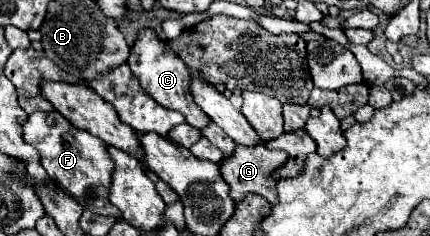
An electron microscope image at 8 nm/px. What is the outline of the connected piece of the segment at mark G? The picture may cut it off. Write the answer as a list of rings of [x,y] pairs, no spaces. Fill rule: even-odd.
[[[236,144],[234,156],[224,156],[224,160],[218,166],[220,166],[222,178],[230,186],[230,196],[234,200],[242,200],[248,192],[254,192],[254,194],[264,196],[270,204],[274,204],[276,202],[276,182],[278,180],[276,178],[270,178],[270,176],[286,160],[288,160],[288,154],[286,152],[282,152],[282,150],[270,150],[264,144],[256,144],[256,146],[250,146],[250,148]]]

